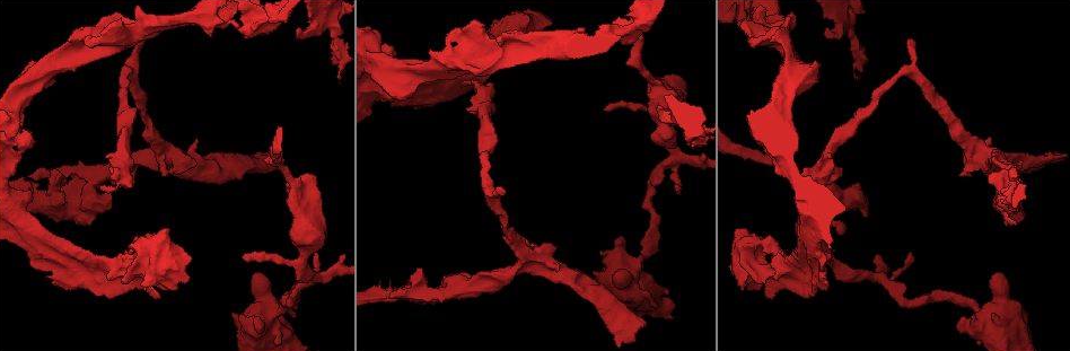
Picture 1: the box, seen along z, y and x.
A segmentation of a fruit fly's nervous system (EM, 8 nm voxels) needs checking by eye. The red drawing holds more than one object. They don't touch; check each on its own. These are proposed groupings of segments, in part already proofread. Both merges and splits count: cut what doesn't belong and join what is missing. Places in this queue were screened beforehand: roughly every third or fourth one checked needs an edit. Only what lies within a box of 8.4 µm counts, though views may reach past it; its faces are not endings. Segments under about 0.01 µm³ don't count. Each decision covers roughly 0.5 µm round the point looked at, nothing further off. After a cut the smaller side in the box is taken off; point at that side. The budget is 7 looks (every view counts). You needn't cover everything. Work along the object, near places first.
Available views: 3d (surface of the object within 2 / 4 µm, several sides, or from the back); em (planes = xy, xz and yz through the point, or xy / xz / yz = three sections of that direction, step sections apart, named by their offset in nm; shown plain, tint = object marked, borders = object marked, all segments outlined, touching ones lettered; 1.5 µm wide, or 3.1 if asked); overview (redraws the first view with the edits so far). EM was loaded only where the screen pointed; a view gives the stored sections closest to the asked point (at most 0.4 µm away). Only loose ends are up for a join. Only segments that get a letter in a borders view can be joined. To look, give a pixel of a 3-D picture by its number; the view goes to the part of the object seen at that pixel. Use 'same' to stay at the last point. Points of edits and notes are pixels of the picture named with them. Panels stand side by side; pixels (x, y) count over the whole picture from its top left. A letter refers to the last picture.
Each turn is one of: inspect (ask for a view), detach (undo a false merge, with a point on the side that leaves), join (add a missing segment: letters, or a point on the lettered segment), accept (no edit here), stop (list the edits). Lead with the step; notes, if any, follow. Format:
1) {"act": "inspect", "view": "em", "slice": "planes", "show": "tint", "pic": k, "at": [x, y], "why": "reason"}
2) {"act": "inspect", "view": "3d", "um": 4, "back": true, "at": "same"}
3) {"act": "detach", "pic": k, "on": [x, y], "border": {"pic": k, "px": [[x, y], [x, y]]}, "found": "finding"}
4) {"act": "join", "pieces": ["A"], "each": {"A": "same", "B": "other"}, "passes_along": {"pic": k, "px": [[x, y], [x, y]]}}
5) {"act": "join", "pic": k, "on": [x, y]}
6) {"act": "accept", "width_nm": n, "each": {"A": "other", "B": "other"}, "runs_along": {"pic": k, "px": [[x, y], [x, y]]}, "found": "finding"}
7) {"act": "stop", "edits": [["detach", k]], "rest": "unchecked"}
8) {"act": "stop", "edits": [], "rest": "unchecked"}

{"act": "inspect", "view": "3d", "um": 2, "pic": 1, "at": [196, 138], "why": "branch stops here"}

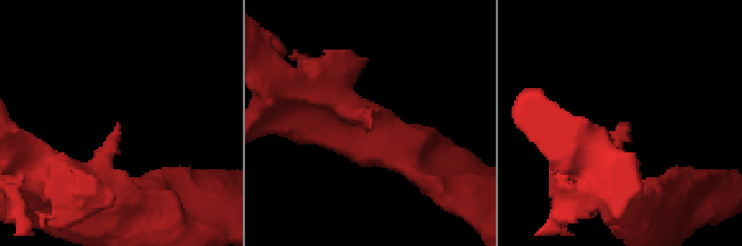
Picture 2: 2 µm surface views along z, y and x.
{"act": "inspect", "view": "em", "slice": "yz", "step": 8, "show": "plain", "pic": 2, "at": [118, 124]}

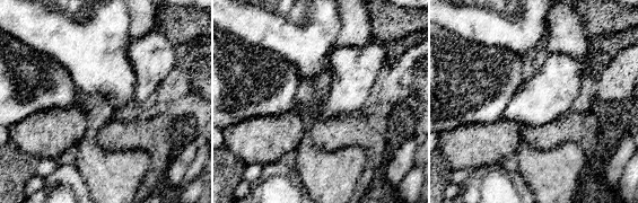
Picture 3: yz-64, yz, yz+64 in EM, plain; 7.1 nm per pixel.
{"act": "inspect", "view": "em", "slice": "yz", "step": 8, "show": "borders", "at": "same"}

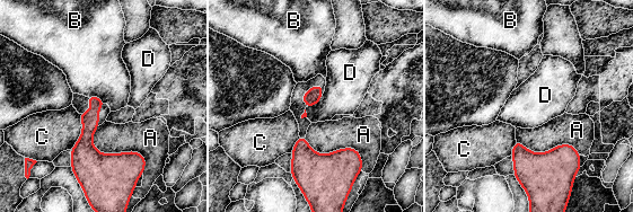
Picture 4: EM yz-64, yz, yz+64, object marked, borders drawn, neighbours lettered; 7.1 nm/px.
{"act": "accept", "each": {"A": "other", "B": "other", "C": "other", "D": "other"}, "runs_along": {"pic": 4, "px": [[94, 98], [89, 152]]}, "found": "none of them fits"}

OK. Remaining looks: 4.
{"act": "inspect", "view": "em", "slice": "xz", "step": 4, "show": "tint", "pic": 1, "at": [644, 322], "why": "an open end"}

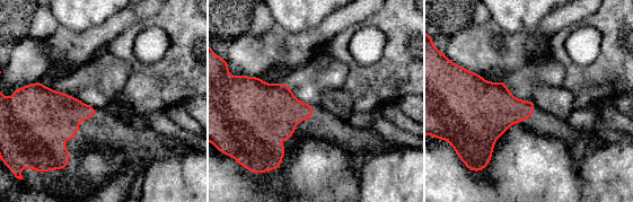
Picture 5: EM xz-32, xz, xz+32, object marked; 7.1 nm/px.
{"act": "inspect", "view": "em", "slice": "planes", "show": "tint", "at": "same", "why": "another direction"}

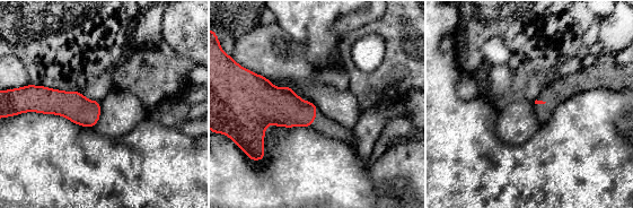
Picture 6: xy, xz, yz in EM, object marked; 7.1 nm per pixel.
{"act": "inspect", "view": "em", "slice": "planes", "show": "borders", "at": "same"}

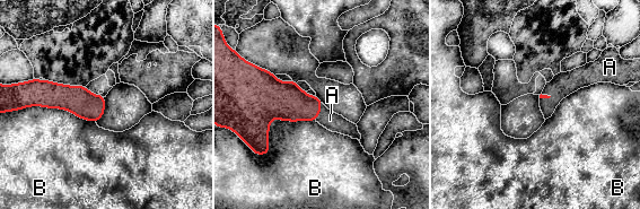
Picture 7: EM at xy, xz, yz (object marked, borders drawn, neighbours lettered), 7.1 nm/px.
{"act": "join", "pieces": ["A"], "each": {"A": "same", "B": "other"}, "passes_along": {"pic": 7, "px": [[287, 102], [320, 111], [330, 120]]}, "found": "it goes on there"}

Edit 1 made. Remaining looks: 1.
{"act": "stop", "edits": [["join", 7]], "rest": "unchecked"}

